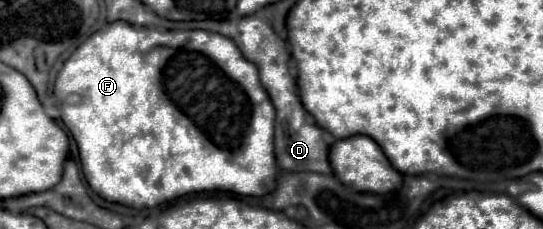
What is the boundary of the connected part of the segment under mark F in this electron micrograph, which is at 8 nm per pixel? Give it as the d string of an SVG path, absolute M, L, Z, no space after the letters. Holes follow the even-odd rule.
M113 21L113 23L107 23L103 29L99 29L99 31L95 31L87 41L83 41L73 53L71 53L71 57L65 61L65 65L63 65L63 69L59 71L59 75L57 75L57 79L55 79L55 91L63 91L65 95L61 95L61 99L65 99L67 95L71 95L71 93L77 93L77 95L81 95L81 103L79 105L63 105L61 107L61 121L67 125L67 129L73 133L73 137L75 137L75 141L77 141L77 147L79 147L79 157L81 157L81 165L83 165L83 175L85 175L85 179L87 179L87 183L93 187L93 191L95 193L99 193L103 199L107 199L107 201L115 201L115 203L123 203L123 205L129 205L129 207L135 207L135 209L143 209L143 207L155 207L155 205L161 205L163 201L171 201L171 199L175 199L175 197L181 197L181 195L187 195L187 193L193 193L193 191L213 191L213 189L221 189L221 191L233 191L233 193L239 193L239 195L255 195L255 197L261 197L261 195L267 195L267 193L271 193L273 189L275 189L275 181L277 181L277 163L275 163L275 153L273 153L273 121L275 121L275 109L273 109L273 105L271 105L271 99L269 99L269 95L267 95L267 91L263 89L263 85L259 83L259 71L257 71L257 67L253 65L253 63L249 63L243 55L241 55L241 51L237 49L237 45L231 41L231 39L227 39L227 37L223 37L223 35L219 35L219 33L209 33L209 31L167 31L167 33L159 33L157 29L147 29L147 27L135 27L135 25L131 25L131 23L127 23L127 21ZM167 49L175 49L175 55L169 59L169 63L165 65L165 55L169 55L169 51Z

